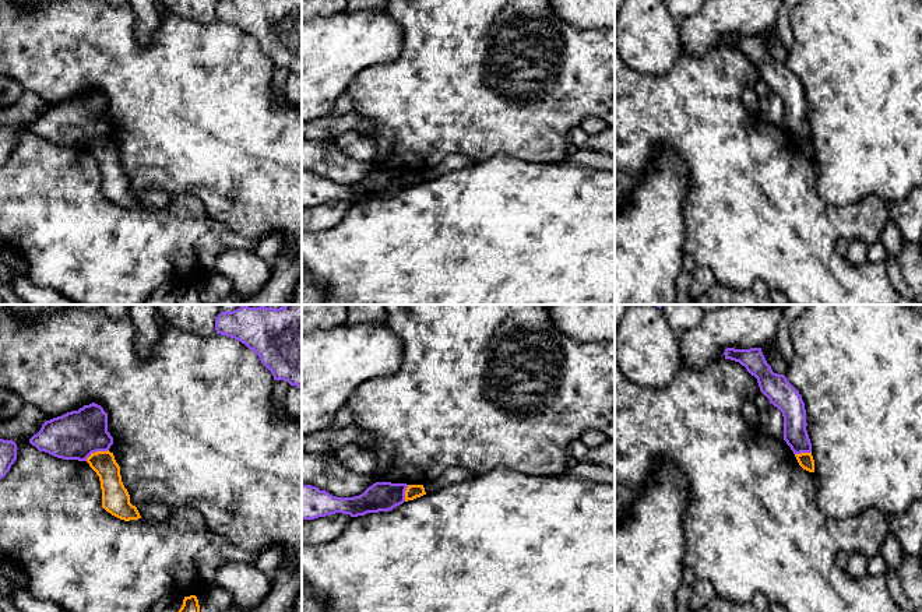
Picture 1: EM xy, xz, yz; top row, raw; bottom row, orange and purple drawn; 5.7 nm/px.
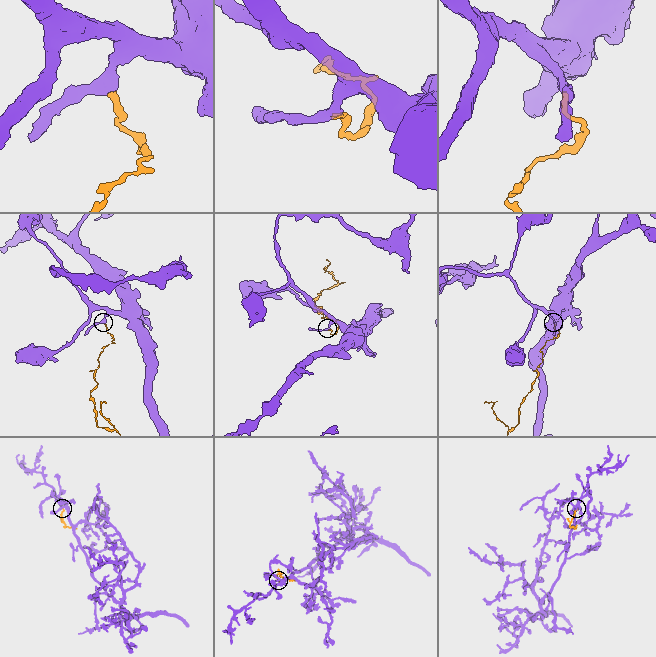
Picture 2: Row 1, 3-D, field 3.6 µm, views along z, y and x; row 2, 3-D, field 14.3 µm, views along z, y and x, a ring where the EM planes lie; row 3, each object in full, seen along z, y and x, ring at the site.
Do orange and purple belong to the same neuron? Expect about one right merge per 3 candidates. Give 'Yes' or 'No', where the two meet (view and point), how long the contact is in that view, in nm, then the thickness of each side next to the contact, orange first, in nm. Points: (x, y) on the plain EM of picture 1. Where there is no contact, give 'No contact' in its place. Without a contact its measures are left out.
No. Touches orange at xy (97, 139). Shared border 150 nm. Thickness 140 nm (orange) against 280 nm

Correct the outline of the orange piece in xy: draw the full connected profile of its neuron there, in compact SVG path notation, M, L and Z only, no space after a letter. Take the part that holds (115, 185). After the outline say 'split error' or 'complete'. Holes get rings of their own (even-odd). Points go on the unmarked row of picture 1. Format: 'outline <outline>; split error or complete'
outline M109 137L92 140L87 150L99 163L102 194L124 208L141 205L137 194L130 190L130 182L122 169L120 154L113 140Z; complete

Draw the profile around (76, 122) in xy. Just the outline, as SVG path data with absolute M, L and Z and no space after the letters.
M92 89L46 108L29 130L57 145L87 148L92 140L108 138L113 124L108 119L108 101Z

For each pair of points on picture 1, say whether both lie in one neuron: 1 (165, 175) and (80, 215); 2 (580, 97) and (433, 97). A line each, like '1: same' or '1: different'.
1: different
2: same

